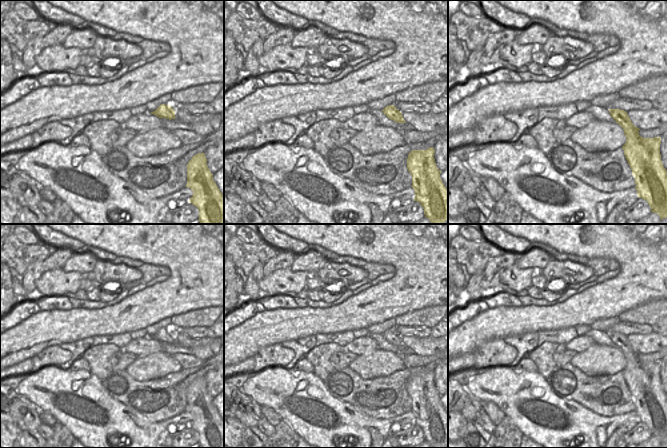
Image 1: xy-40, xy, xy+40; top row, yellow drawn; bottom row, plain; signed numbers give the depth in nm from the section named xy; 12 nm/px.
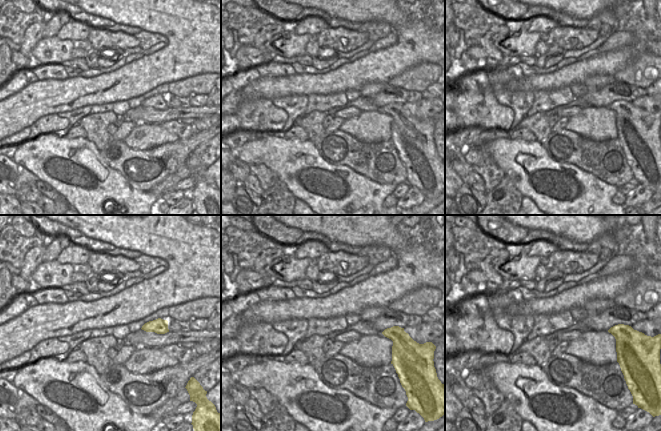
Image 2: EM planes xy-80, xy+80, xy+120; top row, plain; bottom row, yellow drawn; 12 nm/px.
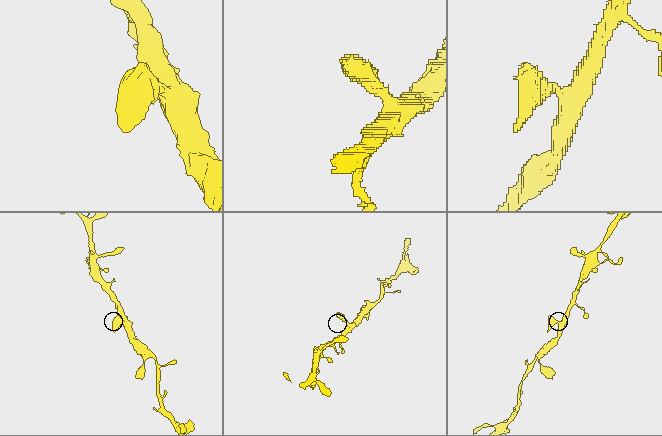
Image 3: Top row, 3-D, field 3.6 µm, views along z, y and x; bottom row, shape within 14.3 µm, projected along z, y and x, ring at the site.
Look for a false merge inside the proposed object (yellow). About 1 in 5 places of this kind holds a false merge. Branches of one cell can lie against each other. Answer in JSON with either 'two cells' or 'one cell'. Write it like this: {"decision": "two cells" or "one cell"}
{"decision": "one cell"}

